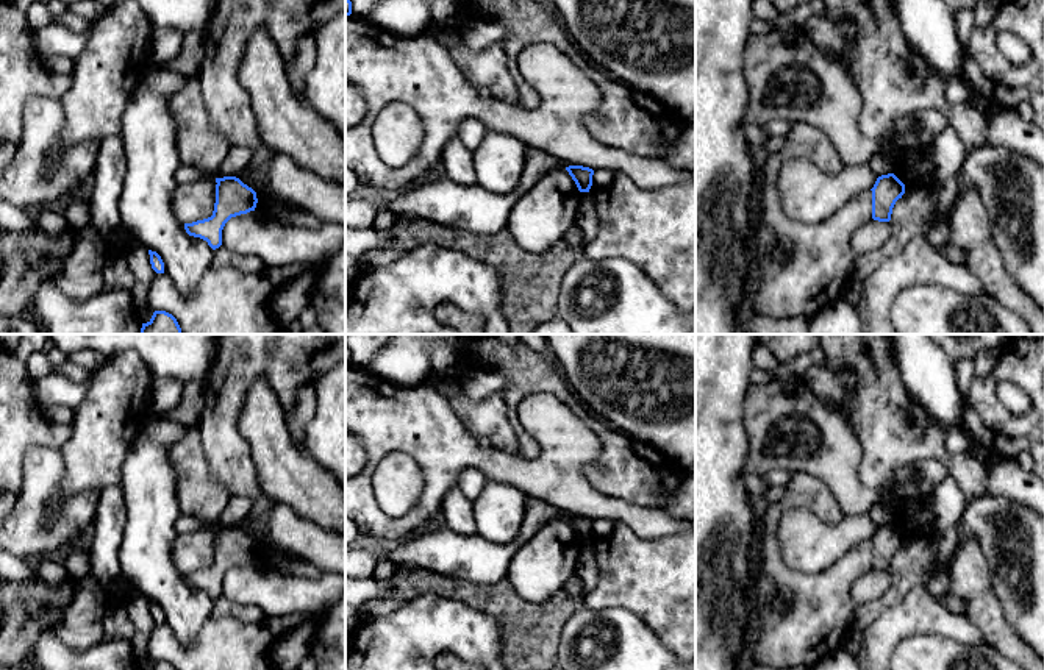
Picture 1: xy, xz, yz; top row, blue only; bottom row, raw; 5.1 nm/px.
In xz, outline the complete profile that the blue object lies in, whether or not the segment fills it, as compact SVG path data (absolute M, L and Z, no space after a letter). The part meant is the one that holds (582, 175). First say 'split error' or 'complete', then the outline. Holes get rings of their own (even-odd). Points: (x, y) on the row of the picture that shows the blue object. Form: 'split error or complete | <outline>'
complete | M569 166L566 167L572 180L575 181L580 192L589 192L592 186L594 170L583 166Z

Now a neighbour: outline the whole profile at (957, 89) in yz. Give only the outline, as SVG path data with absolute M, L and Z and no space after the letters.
M963 73L947 78L946 97L950 105L960 105L967 102L971 91L972 89L969 87Z

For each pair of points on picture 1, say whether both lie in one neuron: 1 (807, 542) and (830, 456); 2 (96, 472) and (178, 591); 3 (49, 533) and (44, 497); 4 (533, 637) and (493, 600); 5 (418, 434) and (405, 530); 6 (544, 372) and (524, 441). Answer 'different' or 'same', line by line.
1: different
2: different
3: same
4: same
5: same
6: same

